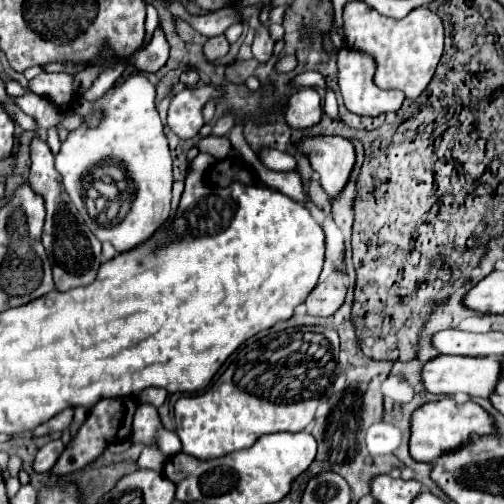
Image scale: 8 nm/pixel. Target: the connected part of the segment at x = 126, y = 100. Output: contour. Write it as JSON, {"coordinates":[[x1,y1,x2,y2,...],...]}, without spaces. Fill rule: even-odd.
{"coordinates":[[133,75,129,77,121,87,115,87,111,91,107,91,99,101,85,101,83,97,79,97,73,105,73,111,79,113,83,119,93,113,95,109,101,109,103,111,103,121,99,127,95,129,87,129,85,125,81,125,77,131,71,131,67,141,61,145,61,151,59,155,55,157,55,167,57,171,63,175,63,185,65,185,65,191,69,193,69,197,73,199,75,207,79,209,79,213,85,217,87,225,91,227,91,231,95,233,95,237,99,241,109,241,117,253,125,253,125,251,131,251,135,249,137,245,141,245,143,241,147,241,171,215,171,185,173,185,173,161,171,161,171,155,169,155,169,145,167,145,167,139,165,139,165,133,163,133,163,123,159,119,159,113,155,109,155,87,153,83,145,77,145,75],[103,161,117,161,123,165,125,173,127,173,127,179,131,181,131,187,133,187,133,201,131,201,131,209,127,213,127,219,123,219,119,225,115,227,101,227,97,223,93,223,93,219,89,217,87,213,87,207,83,203,83,179,89,175,91,167,95,167,97,163,103,163]]}

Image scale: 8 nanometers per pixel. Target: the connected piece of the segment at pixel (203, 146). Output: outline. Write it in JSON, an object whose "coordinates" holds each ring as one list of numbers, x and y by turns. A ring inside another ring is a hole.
{"coordinates":[[209,135,209,137,199,139,197,149,199,149,201,153,209,153,209,155,213,155,217,161,221,161,221,159,225,159,225,157,231,153,231,143,229,143,227,137,213,137,213,135]]}

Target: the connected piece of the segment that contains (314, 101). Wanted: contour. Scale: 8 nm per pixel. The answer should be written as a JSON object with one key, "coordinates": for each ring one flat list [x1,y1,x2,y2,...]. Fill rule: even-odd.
{"coordinates":[[305,87,291,95,289,107,285,113,285,121,291,129,307,129,315,127,323,117,321,97,313,87]]}

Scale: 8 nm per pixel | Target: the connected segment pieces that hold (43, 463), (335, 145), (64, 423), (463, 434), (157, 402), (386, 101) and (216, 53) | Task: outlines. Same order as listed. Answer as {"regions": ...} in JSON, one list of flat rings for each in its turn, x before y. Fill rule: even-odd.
{"regions":[[[49,441,47,445,43,445,39,449,37,457,35,457,35,463,33,463,35,471,39,471,39,473,49,471,57,463,57,459,61,457,63,451,65,451,65,443,63,441]],[[319,137,301,141,299,149,309,155,311,167,317,171,323,191,331,199,337,199,345,189,355,165,353,143,343,137]],[[73,408,65,409,55,415,53,419,49,419,47,423,39,425,39,427,33,431,33,435,37,435,37,437,39,437,39,435,47,435,47,433,51,433,51,431,63,431,71,425,73,416]],[[445,397,441,401,425,403,423,407,419,407,413,413,409,451,415,461,435,463,443,453,451,453,451,451,457,451,459,447,467,445,467,441,471,441,471,435,479,435,479,437,497,435,499,437,499,431,497,431,493,417,475,401,455,403,455,399]],[[149,387,149,389,145,389,141,393,141,401,143,403,151,403,155,407,161,407,163,401,165,401,165,397,167,397,167,391,165,389,159,389,159,387]],[[341,49,339,51,339,59,337,59,337,69,339,69,339,91,343,97,345,107,361,117,377,117,381,113,389,113,389,111,399,111,405,95,399,89,379,89,373,83,373,75,375,75,375,61,369,53,357,51,357,49]],[[225,35,211,37,211,39,207,39,207,43,203,45,203,57,205,57,207,61,221,59,221,57,223,57,227,51,229,51,229,43,227,43]]]}

